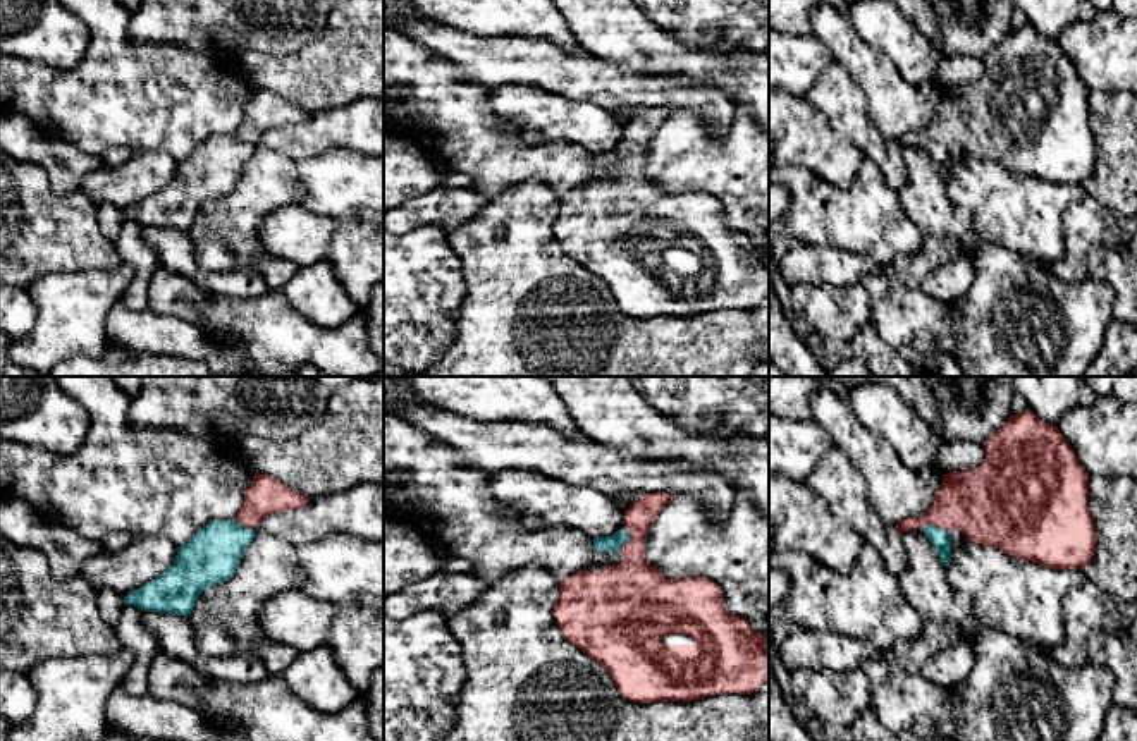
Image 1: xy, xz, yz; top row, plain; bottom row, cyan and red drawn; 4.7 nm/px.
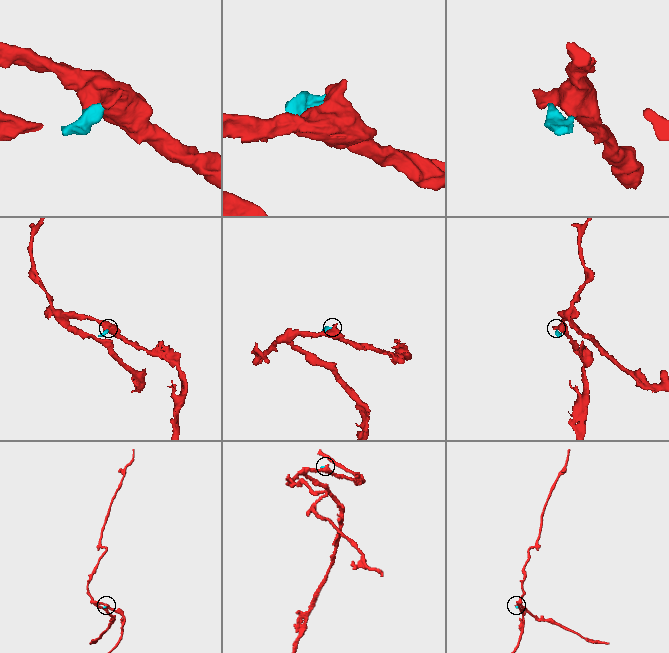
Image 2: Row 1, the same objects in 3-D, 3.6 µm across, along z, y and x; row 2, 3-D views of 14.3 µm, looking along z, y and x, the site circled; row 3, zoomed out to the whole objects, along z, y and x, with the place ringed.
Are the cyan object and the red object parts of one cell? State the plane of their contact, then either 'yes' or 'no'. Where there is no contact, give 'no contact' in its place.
meets cyan in yz; yes

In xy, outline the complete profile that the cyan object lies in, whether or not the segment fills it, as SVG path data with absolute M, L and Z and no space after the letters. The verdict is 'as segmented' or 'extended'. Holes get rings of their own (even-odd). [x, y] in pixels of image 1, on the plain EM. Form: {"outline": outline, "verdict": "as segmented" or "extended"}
{"outline": "M255 88L239 129L230 136L208 138L187 158L177 162L174 179L127 210L126 220L187 232L203 205L227 196L236 187L267 131L299 124L310 115L311 112L279 95Z", "verdict": "extended"}

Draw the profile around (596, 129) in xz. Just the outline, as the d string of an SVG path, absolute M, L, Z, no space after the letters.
M504 84L490 91L492 115L514 122L523 131L544 134L549 141L566 141L602 153L624 143L624 126L605 108L569 100L542 88Z

